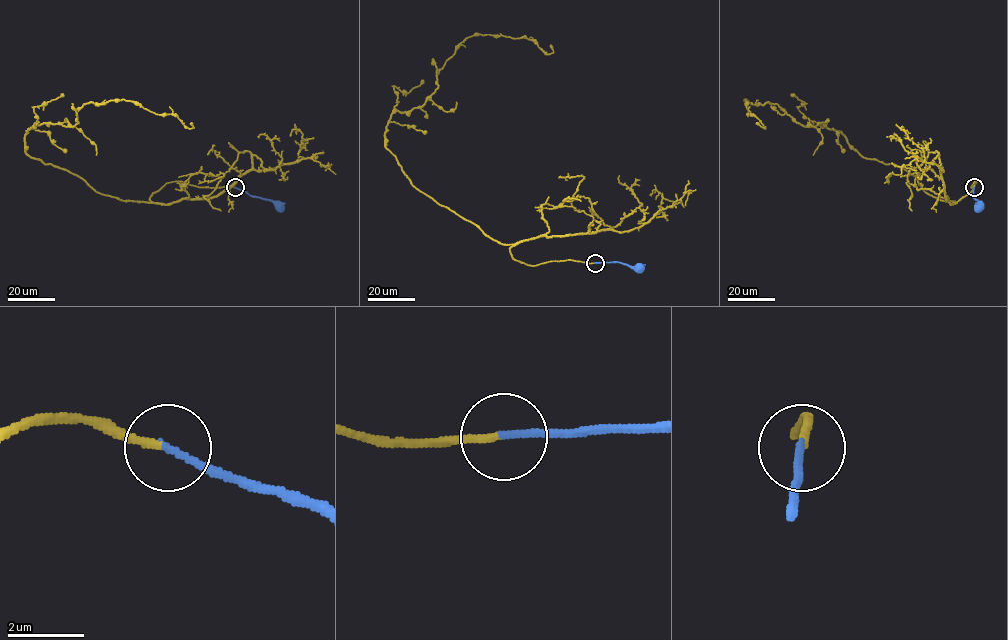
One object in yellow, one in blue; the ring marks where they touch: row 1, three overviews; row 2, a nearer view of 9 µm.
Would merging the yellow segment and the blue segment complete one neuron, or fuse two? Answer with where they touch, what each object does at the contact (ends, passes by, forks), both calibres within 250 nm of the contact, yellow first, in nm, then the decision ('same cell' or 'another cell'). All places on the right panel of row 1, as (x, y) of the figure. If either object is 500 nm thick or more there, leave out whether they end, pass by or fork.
(974, 187) | yellow ends | blue ends | 180/180 nm | same cell

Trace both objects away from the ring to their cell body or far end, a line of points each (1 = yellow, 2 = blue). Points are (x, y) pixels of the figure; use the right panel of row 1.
1: (974, 187), (942, 201), (902, 168), (864, 158), (839, 131), (745, 99), (765, 128), (756, 123)
2: (974, 187), (973, 196), (979, 207)

